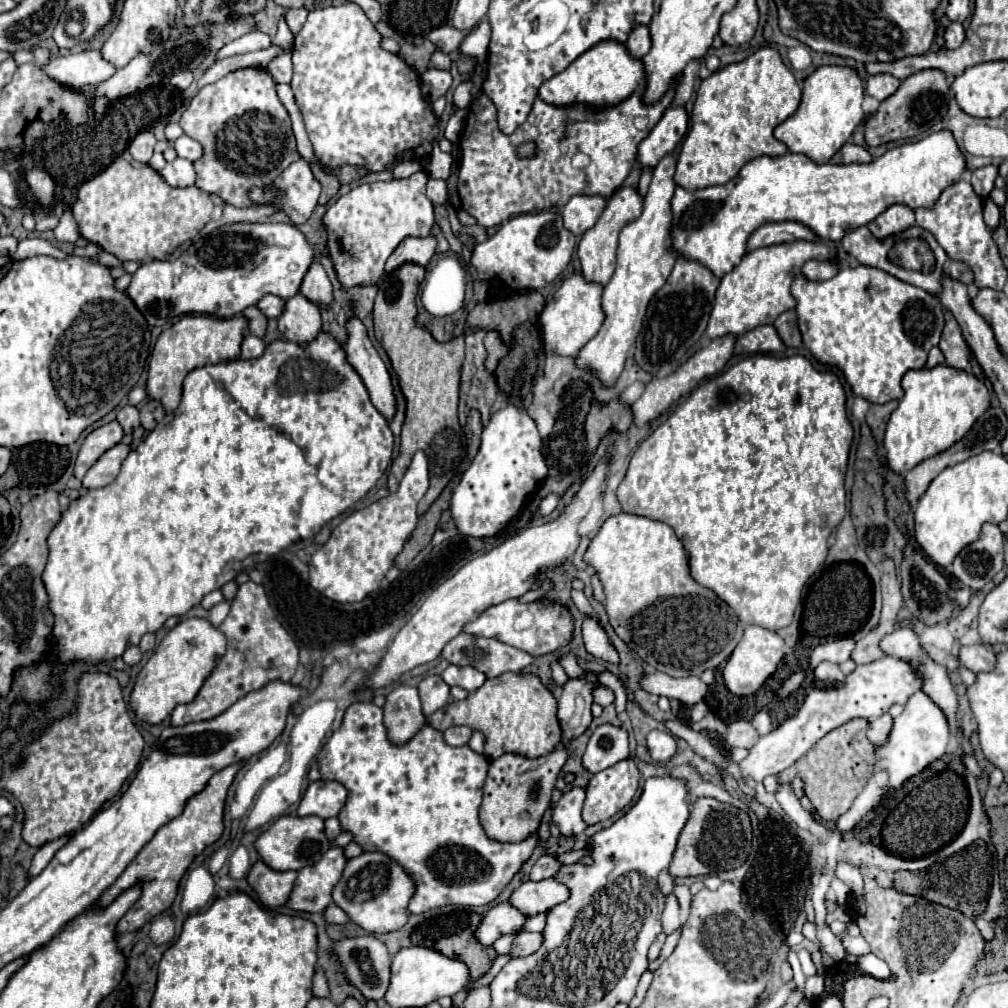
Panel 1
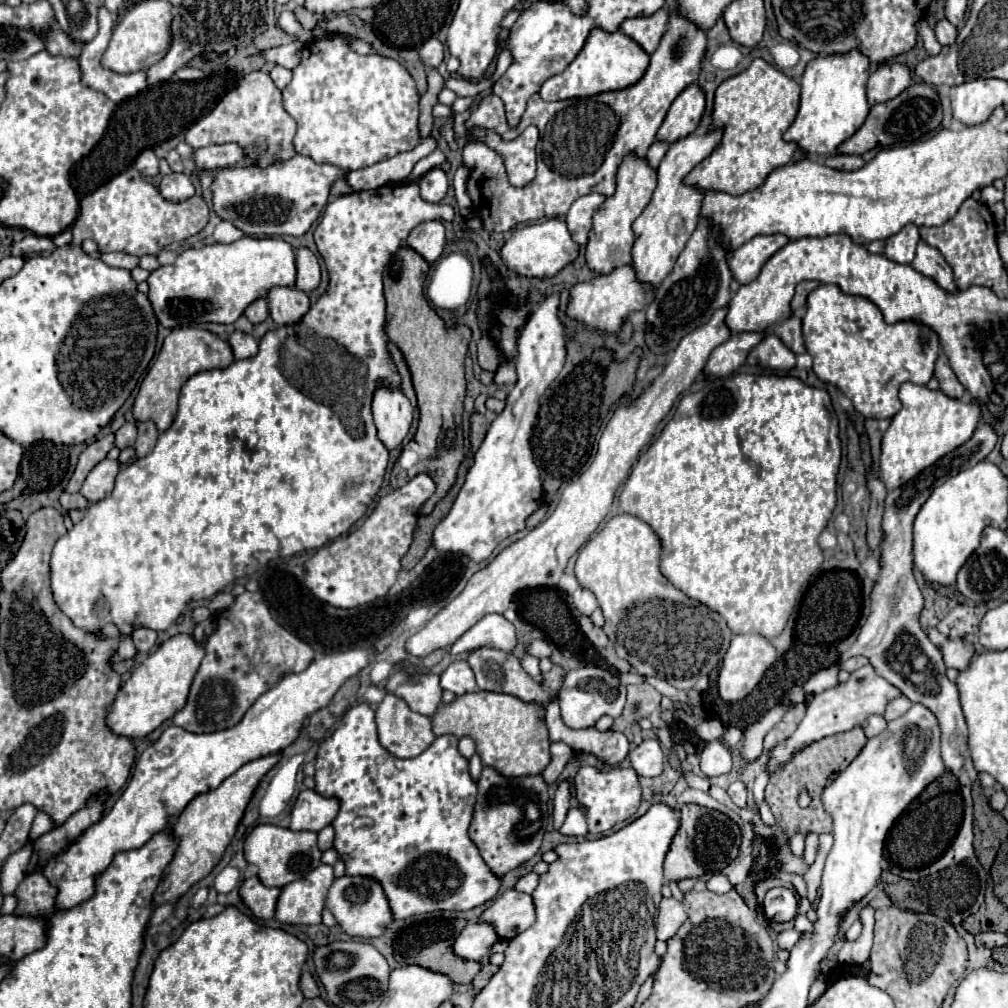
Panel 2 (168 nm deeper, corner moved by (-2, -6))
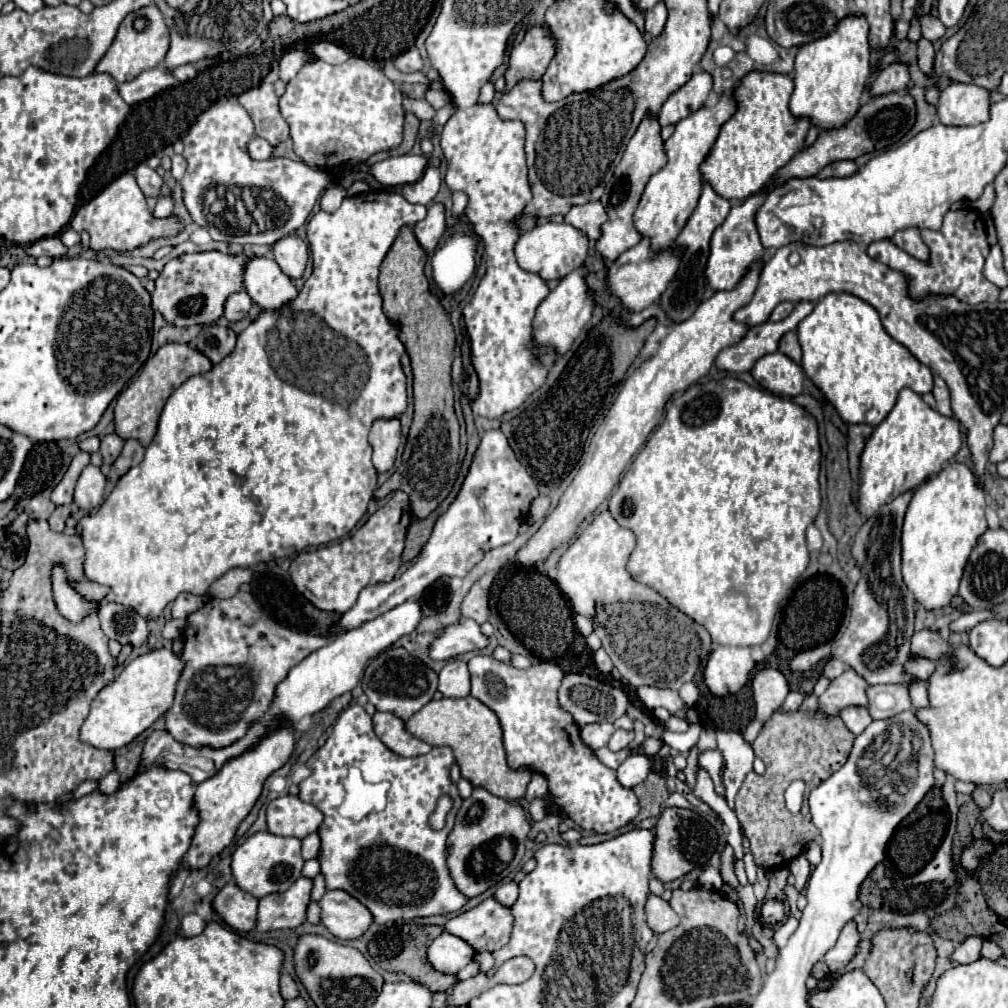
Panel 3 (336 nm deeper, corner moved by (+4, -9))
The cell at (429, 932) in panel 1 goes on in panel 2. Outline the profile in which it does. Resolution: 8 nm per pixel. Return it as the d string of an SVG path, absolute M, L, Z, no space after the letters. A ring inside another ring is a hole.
M422 919L422 921L414 921L412 925L404 927L398 931L396 939L394 939L394 959L402 965L402 961L406 965L420 965L424 969L430 969L434 973L442 973L448 975L454 983L472 983L472 979L476 977L476 973L480 971L480 963L478 961L460 961L454 953L452 953L452 941L456 939L456 933L460 933L460 929L466 925L464 919Z

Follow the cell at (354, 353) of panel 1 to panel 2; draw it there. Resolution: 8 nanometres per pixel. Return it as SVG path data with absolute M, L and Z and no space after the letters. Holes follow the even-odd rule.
M382 387L376 391L372 401L374 425L378 429L378 439L388 451L396 449L410 431L412 405L400 389Z

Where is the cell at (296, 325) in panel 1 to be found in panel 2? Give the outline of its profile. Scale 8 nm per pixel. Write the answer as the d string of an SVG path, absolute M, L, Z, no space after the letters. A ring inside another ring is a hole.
M272 287L266 295L270 315L276 325L296 323L310 309L310 299L296 287Z

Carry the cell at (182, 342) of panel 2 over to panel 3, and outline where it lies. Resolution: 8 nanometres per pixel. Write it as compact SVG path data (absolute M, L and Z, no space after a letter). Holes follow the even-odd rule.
M168 342L168 344L160 346L158 352L144 364L138 378L118 396L116 408L114 408L116 434L120 434L124 440L136 438L144 446L148 446L152 442L152 438L156 436L158 420L160 420L160 414L164 410L168 396L190 376L204 374L210 368L212 368L210 360L206 360L206 356L202 356L202 352L198 352L196 348L192 348L188 344Z

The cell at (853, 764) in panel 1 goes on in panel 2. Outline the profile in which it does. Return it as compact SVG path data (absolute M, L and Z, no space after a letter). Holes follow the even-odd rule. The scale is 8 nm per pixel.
M862 727L844 731L844 733L836 733L832 737L814 741L808 747L796 751L786 765L782 765L780 769L776 769L770 775L770 783L766 785L764 799L770 805L770 811L774 813L778 825L784 829L784 833L788 837L794 837L796 833L808 835L808 833L830 833L832 831L832 819L822 809L820 793L826 785L830 785L834 781L834 777L842 769L846 769L850 765L850 761L856 757L856 753L860 753L860 749L864 747L864 741L866 741L866 735L864 735ZM802 787L806 787L812 797L812 803L808 809L800 809L800 805L796 803L798 791Z

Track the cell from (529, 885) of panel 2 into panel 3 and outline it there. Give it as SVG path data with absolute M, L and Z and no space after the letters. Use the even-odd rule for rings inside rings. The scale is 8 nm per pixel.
M506 882L506 884L502 884L502 886L496 890L494 898L496 898L498 902L502 902L504 906L512 906L514 900L518 900L518 884L516 884L516 882Z

